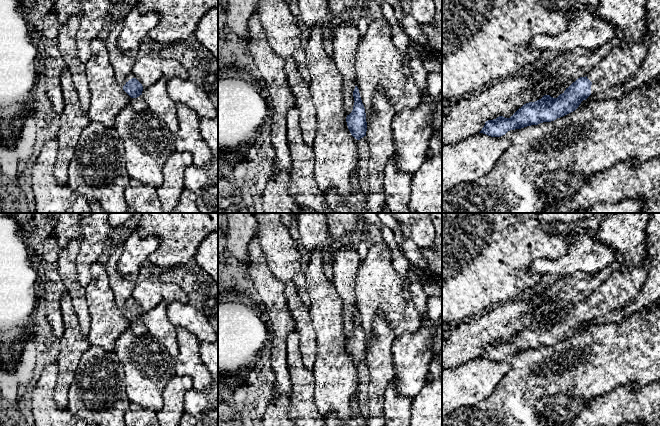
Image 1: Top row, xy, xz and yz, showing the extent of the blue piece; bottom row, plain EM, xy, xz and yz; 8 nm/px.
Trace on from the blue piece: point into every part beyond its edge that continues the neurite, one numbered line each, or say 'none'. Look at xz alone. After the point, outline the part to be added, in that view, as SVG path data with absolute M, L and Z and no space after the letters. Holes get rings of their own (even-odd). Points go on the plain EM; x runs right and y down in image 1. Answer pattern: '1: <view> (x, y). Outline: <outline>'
1: xz (363, 376). Outline: M366 360L357 364L354 362L357 373L357 388L358 388L358 404L362 413L363 419L366 420L369 416L368 411L368 386L370 383L369 368L366 364ZM353 361L354 362L354 361Z

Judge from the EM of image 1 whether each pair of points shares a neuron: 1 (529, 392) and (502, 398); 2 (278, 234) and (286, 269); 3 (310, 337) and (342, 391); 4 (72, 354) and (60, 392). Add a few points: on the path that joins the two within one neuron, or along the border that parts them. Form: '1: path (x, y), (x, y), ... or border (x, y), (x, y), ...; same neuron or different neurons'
1: path (522, 392), (514, 398), (509, 398); same neuron
2: path (278, 243), (284, 260); same neuron
3: border (313, 325), (316, 354), (315, 363), (311, 370); different neurons
4: path (68, 363), (63, 383); same neuron

